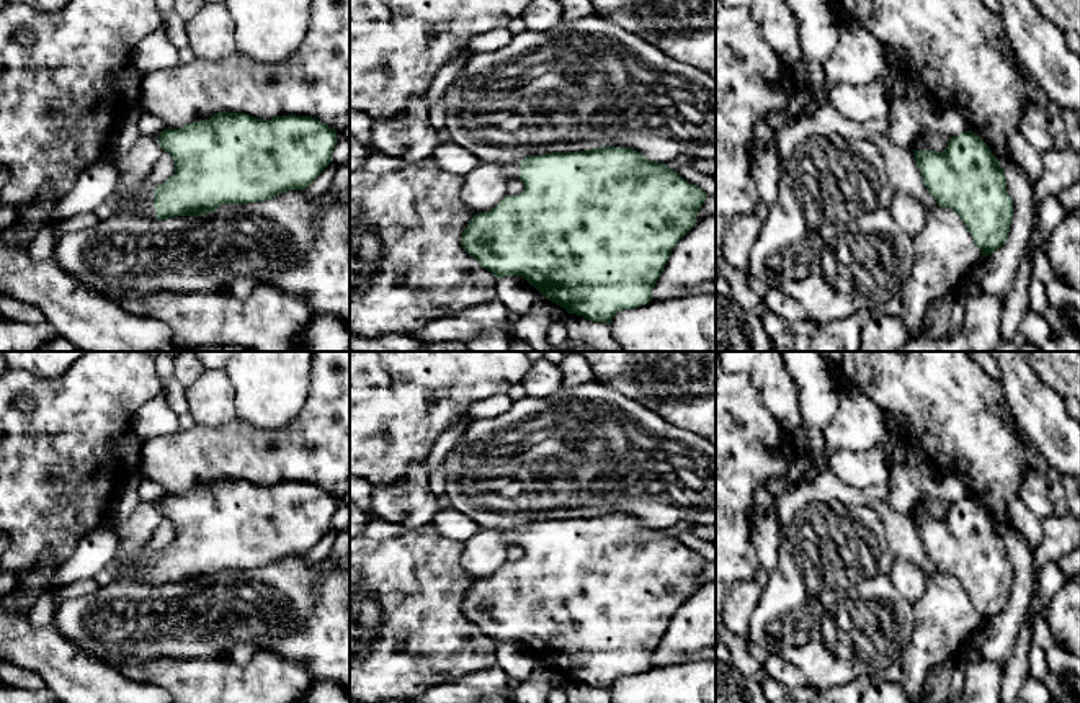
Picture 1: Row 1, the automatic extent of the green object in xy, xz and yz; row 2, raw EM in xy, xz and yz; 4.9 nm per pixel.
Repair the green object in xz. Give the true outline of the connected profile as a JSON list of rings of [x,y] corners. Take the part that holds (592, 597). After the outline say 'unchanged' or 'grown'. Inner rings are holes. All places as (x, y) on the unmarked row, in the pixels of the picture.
[[[606,512],[580,518],[526,522],[520,528],[503,530],[503,540],[508,546],[520,544],[524,556],[515,562],[507,561],[490,577],[474,580],[462,598],[462,615],[497,646],[521,643],[569,680],[605,690],[619,677],[652,667],[652,656],[672,616],[696,590],[696,580],[707,562],[667,530],[647,526],[629,513]]]; grown

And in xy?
[[[219,477],[211,486],[163,495],[158,508],[175,528],[175,540],[139,567],[116,571],[116,577],[145,585],[203,582],[222,571],[268,567],[291,556],[306,556],[332,528],[337,497],[312,482],[258,486],[245,479]]]; grown

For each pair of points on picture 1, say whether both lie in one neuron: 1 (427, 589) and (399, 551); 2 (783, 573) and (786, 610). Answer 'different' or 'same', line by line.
1: same
2: same

